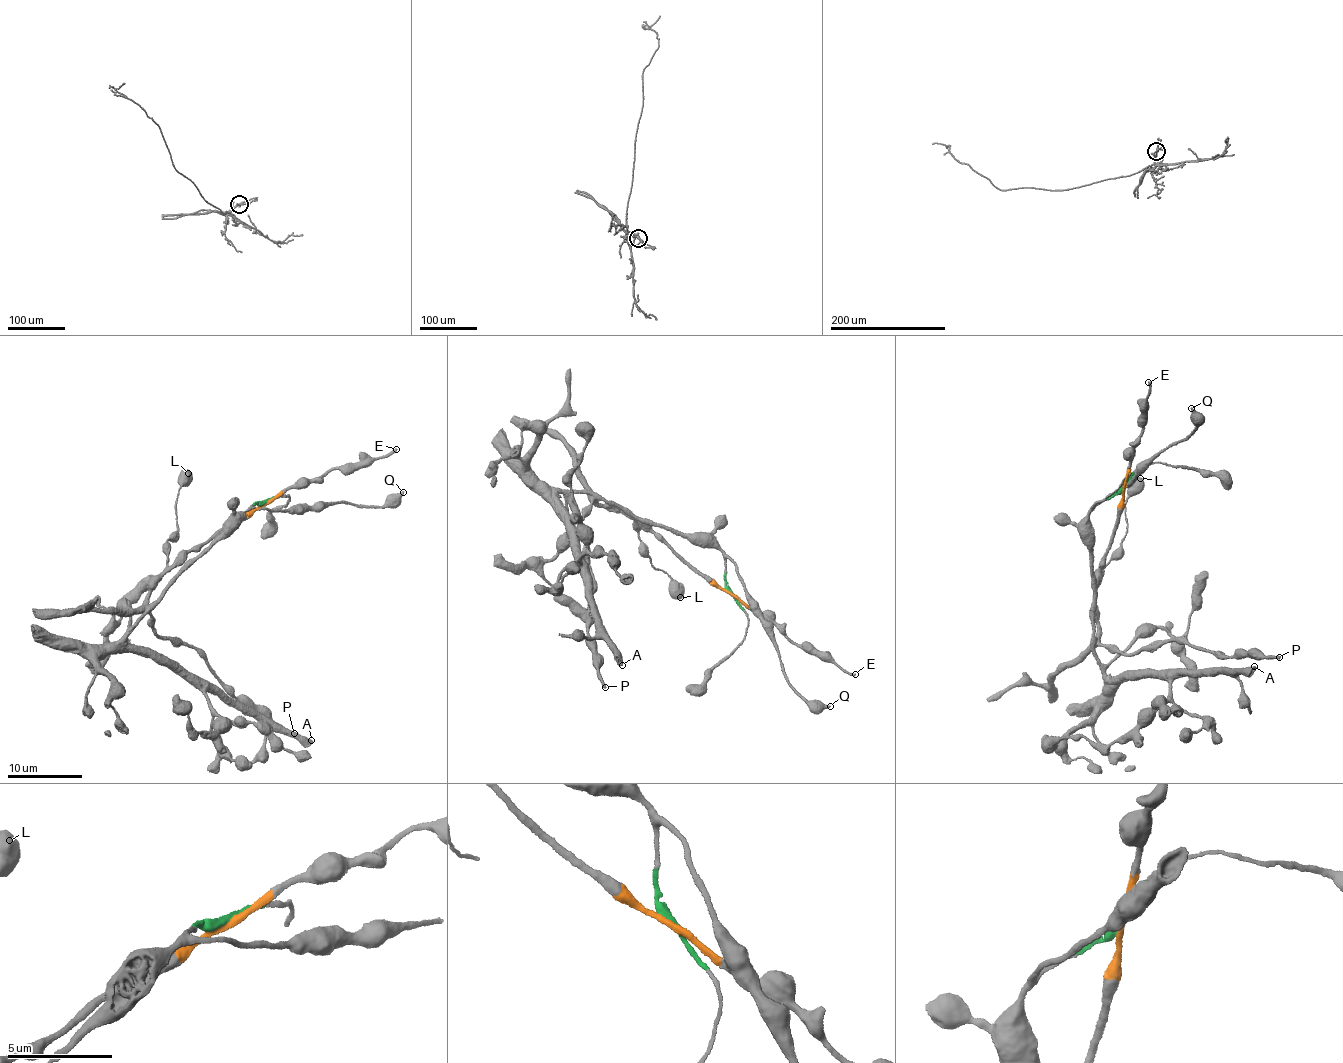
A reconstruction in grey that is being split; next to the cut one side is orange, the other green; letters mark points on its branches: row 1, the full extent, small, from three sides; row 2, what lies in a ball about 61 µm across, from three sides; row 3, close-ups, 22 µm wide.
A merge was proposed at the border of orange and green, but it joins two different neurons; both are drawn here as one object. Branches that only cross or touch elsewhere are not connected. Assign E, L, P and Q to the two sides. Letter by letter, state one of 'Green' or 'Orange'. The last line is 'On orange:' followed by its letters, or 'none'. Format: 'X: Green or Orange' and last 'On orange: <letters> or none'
E: Orange
L: Orange
P: Orange
Q: Green
On orange: E, L, P

